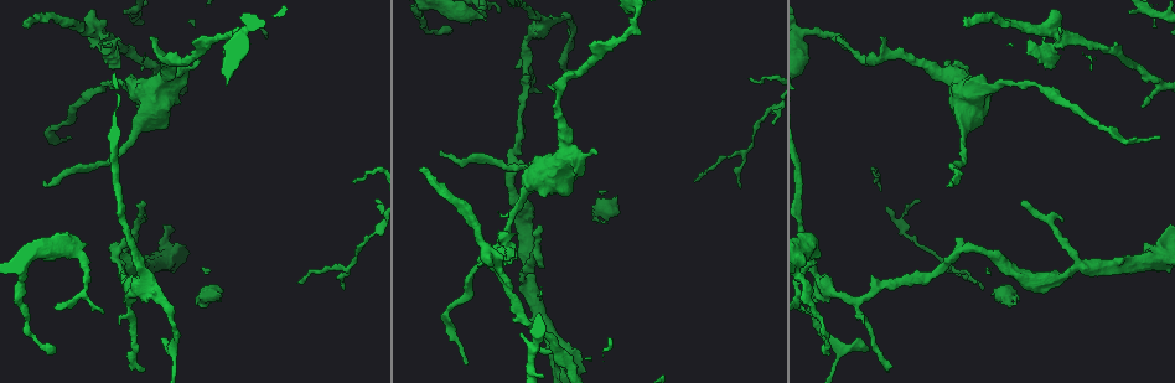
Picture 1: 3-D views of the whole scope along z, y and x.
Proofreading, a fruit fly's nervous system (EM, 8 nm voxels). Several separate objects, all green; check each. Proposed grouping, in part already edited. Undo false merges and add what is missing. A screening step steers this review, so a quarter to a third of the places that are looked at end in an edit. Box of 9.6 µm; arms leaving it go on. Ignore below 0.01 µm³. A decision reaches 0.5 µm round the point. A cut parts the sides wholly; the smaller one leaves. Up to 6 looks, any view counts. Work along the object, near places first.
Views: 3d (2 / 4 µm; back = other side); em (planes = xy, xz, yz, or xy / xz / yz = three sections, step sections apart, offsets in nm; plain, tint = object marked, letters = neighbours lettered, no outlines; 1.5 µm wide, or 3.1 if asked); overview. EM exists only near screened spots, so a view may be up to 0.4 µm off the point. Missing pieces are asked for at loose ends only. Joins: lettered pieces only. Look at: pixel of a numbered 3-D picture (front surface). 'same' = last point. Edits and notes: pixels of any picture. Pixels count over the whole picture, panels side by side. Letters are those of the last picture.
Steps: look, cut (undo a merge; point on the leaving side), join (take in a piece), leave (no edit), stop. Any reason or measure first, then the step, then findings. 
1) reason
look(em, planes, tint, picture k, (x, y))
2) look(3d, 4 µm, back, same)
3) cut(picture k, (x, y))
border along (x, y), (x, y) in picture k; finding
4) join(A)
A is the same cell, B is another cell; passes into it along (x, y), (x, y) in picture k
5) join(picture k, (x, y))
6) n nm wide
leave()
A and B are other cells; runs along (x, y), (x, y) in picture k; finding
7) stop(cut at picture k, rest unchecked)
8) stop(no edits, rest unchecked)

thick turns thin
look(3d, 4 µm, back, picture 1, (639, 12))

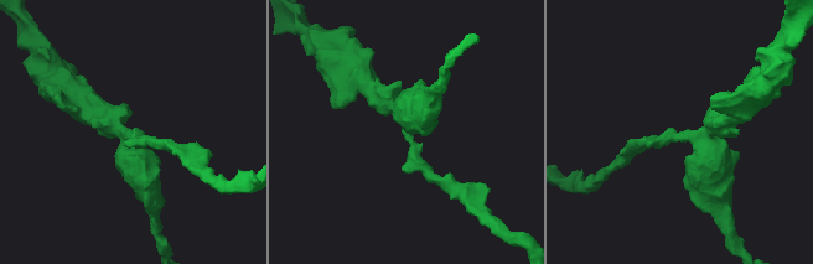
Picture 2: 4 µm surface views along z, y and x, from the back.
3 arms; arms of 160, 220, 480 nm
look(em, planes, letters, picture 2, (127, 137))

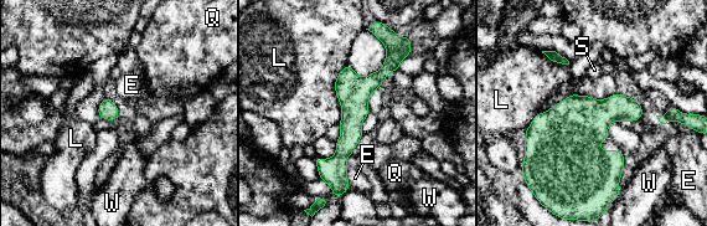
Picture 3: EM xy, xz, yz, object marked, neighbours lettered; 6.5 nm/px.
leave()
E, L, Q, S and W are other cells; border along (346, 62), (335, 81), (337, 123) in picture 3; one cell here

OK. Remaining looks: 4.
a narrow waist
look(em, xz, step 4, tint, picture 1, (35, 341))

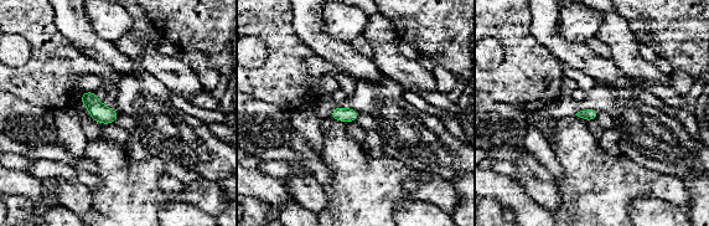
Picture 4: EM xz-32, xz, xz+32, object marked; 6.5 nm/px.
look(em, planes, tint, same)

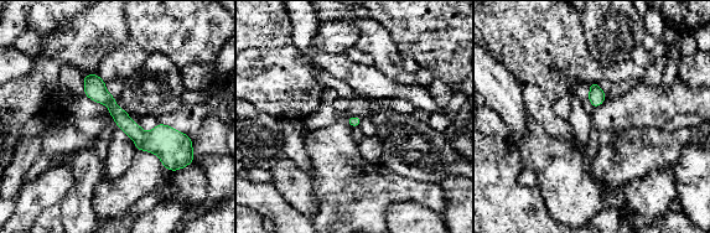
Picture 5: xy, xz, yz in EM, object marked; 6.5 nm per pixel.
what lies round it
look(em, planes, letters, same)

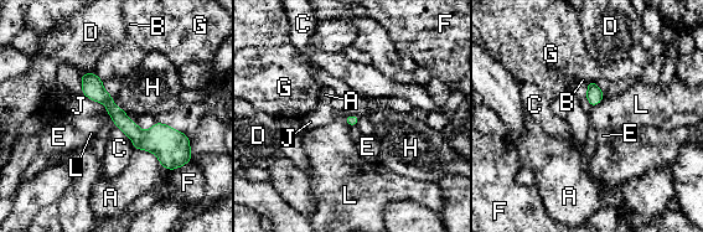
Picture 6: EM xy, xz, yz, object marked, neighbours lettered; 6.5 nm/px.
leave()
A, B, C, D, E, F, G, H, J and L are other cells; runs along (84, 77), (143, 140), (184, 144) in picture 6; continuous, no second cell

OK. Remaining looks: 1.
stop(no edits, rest unchecked)

